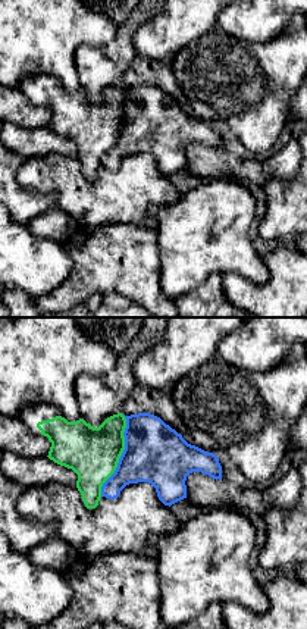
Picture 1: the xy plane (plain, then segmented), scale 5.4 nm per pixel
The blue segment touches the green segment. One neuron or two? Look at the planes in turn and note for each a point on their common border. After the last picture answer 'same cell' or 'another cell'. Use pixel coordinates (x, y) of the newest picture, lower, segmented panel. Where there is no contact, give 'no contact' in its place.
(121, 456)

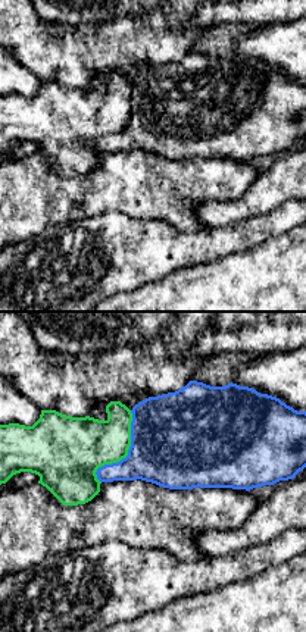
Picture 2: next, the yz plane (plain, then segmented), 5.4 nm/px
(128, 454)

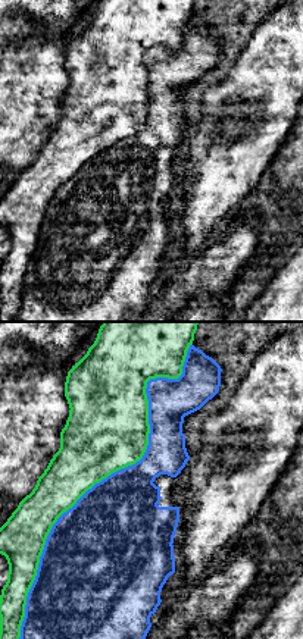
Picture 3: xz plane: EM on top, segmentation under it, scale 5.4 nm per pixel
(111, 475)

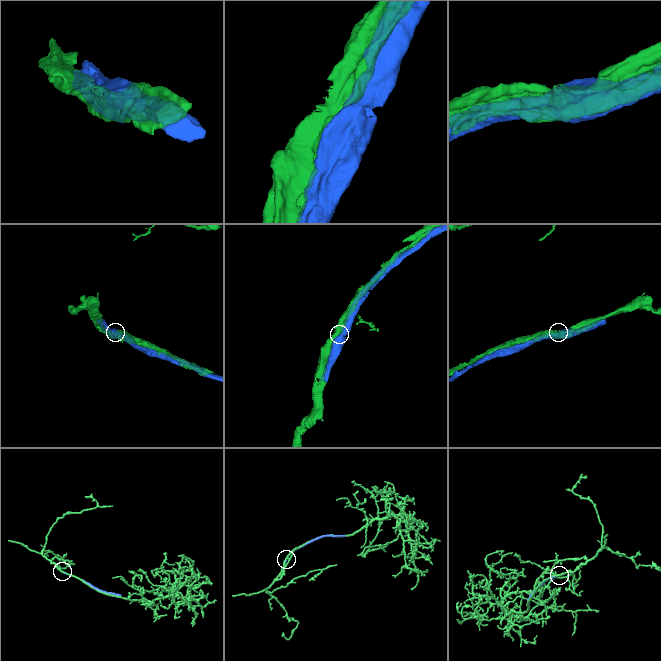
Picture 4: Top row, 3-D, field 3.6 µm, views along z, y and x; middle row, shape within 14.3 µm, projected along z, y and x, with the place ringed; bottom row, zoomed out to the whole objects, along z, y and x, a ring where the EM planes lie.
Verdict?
another cell

